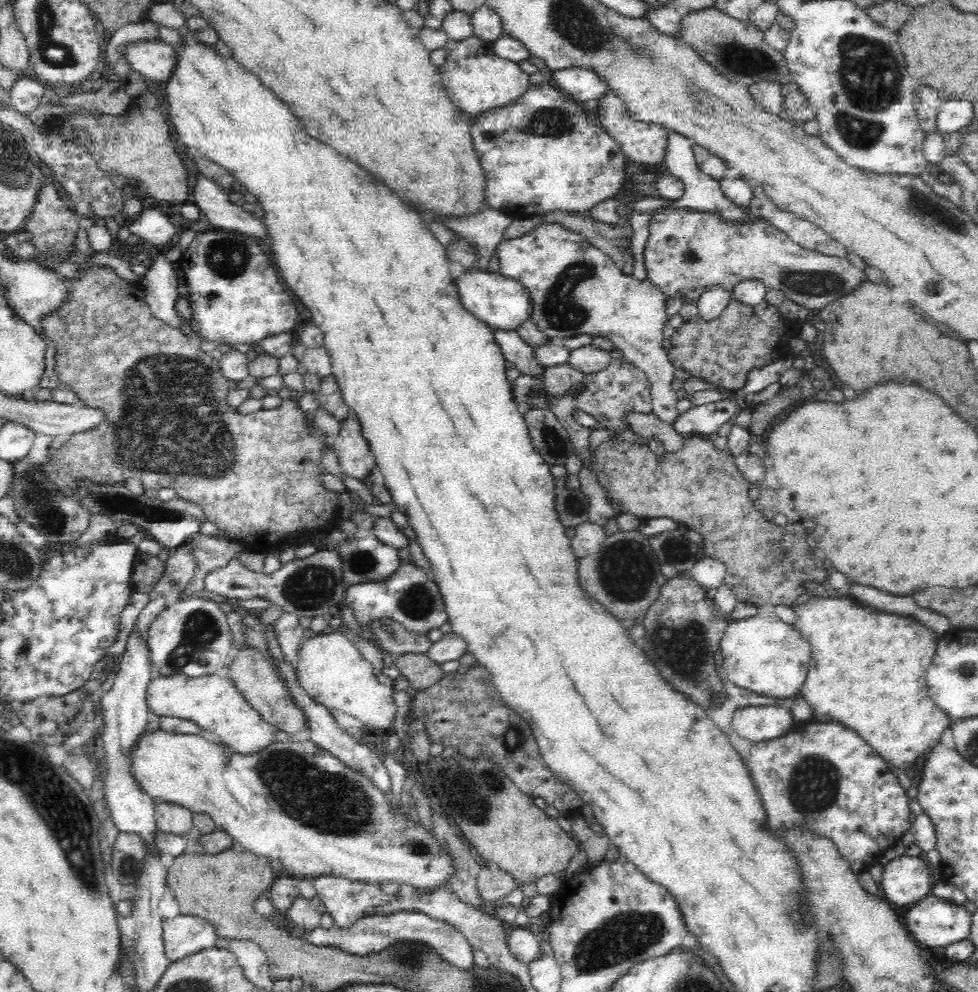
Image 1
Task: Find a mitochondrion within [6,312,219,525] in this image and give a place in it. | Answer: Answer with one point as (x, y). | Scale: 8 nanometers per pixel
(34, 491)

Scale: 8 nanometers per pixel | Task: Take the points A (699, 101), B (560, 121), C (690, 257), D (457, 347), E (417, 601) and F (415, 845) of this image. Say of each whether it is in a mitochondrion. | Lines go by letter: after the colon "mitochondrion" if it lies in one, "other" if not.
A: mitochondrion
B: mitochondrion
C: mitochondrion
D: other
E: mitochondrion
F: mitochondrion

